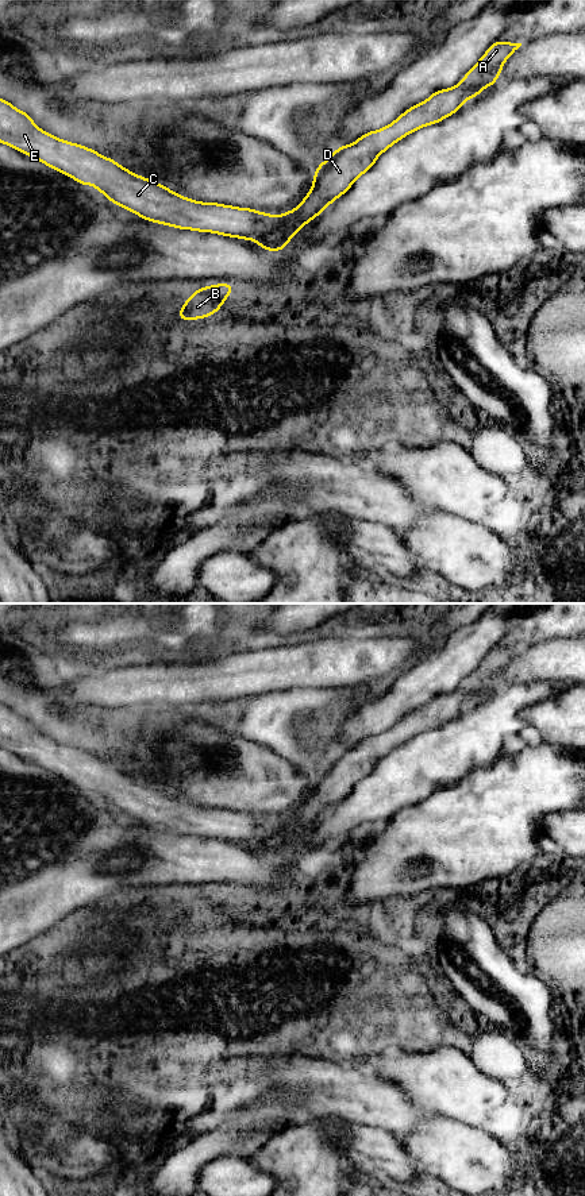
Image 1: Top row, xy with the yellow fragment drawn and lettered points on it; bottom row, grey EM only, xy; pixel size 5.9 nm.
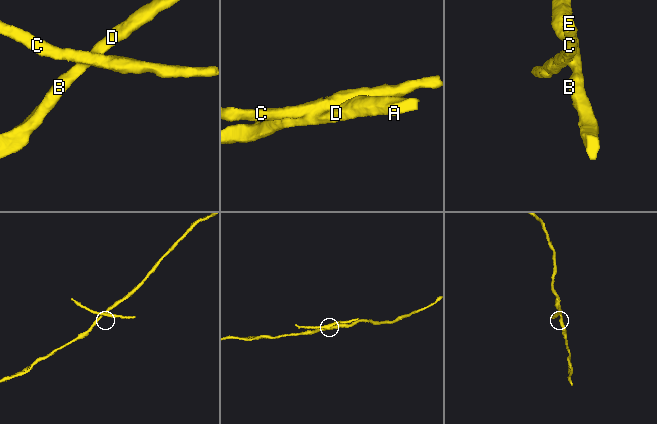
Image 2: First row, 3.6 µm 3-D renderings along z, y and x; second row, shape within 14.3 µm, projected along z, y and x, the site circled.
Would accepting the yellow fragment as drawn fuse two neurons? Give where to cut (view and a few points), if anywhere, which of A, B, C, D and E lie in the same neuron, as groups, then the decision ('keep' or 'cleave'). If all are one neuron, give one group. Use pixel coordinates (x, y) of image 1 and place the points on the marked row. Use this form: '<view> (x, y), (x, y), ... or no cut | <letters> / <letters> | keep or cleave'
xy (278, 216), (278, 226), (254, 240) | A B D / C E | cleave

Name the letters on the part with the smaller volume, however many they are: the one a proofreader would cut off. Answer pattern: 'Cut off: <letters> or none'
Cut off: C, E

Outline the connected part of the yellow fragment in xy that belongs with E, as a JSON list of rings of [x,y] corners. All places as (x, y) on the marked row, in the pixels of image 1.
[[[0,99],[0,143],[7,144],[30,158],[38,159],[46,166],[73,178],[80,185],[95,186],[111,202],[124,208],[139,217],[170,225],[177,229],[212,232],[243,240],[258,240],[266,232],[280,227],[278,216],[259,212],[251,208],[238,208],[218,202],[201,202],[184,197],[157,181],[141,177],[85,146],[62,140],[41,130],[28,113],[18,109],[11,103]]]

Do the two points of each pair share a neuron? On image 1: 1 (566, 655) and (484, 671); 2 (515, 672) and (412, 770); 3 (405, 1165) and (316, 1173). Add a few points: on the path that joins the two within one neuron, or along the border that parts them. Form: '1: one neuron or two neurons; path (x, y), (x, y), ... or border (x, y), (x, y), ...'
1: two neurons; border (522, 648), (505, 666), (493, 690), (485, 691)
2: one neuron; path (500, 701), (441, 757)
3: two neurons; border (345, 1134), (346, 1158), (353, 1165)

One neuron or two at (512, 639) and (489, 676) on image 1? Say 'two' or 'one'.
two

